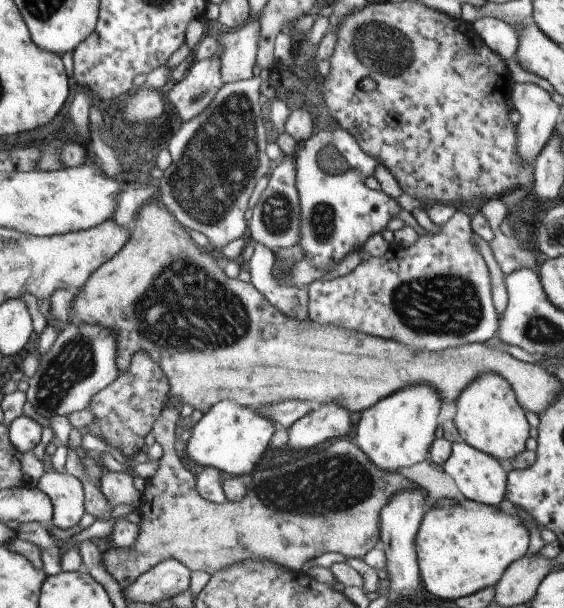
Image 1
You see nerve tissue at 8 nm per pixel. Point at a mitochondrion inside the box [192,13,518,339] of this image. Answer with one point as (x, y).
(386, 50)

